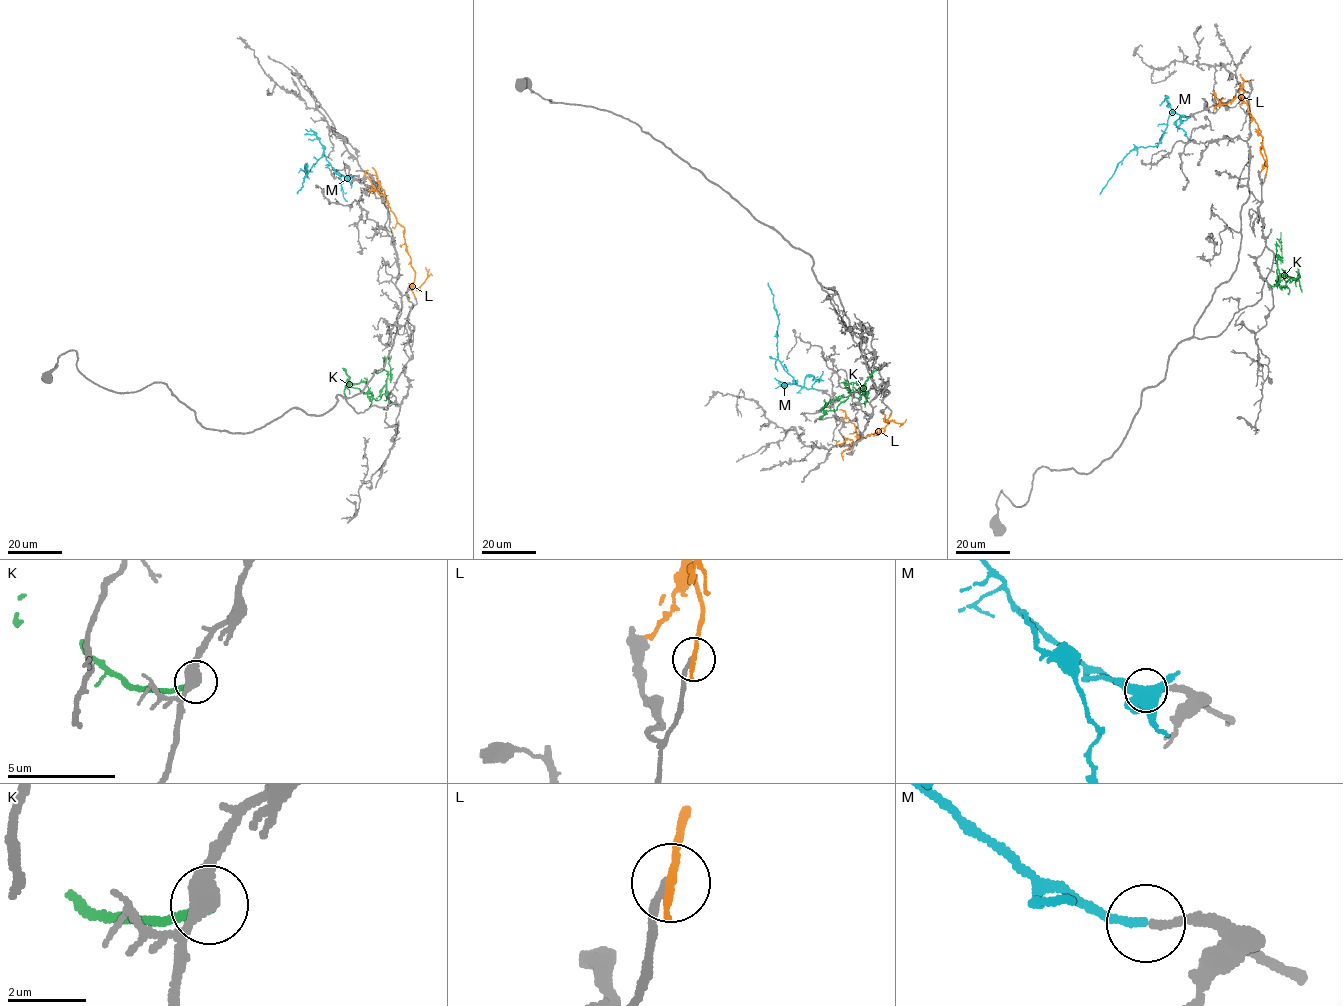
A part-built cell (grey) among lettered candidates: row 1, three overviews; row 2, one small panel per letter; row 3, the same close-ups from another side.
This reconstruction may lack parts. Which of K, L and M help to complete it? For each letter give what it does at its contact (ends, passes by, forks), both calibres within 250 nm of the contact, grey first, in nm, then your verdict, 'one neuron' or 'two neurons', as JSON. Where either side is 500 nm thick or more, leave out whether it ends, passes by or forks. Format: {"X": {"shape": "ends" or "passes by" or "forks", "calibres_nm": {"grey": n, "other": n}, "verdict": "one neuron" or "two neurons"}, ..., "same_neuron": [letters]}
{"K": {"shape": "ends", "calibres_nm": {"grey": 420, "other": 200}, "verdict": "two neurons"}, "L": {"shape": "passes by", "calibres_nm": {"grey": 220, "other": 170}, "verdict": "two neurons"}, "M": {"shape": "ends", "calibres_nm": {"grey": 220, "other": 220}, "verdict": "one neuron"}, "same_neuron": ["M"]}

